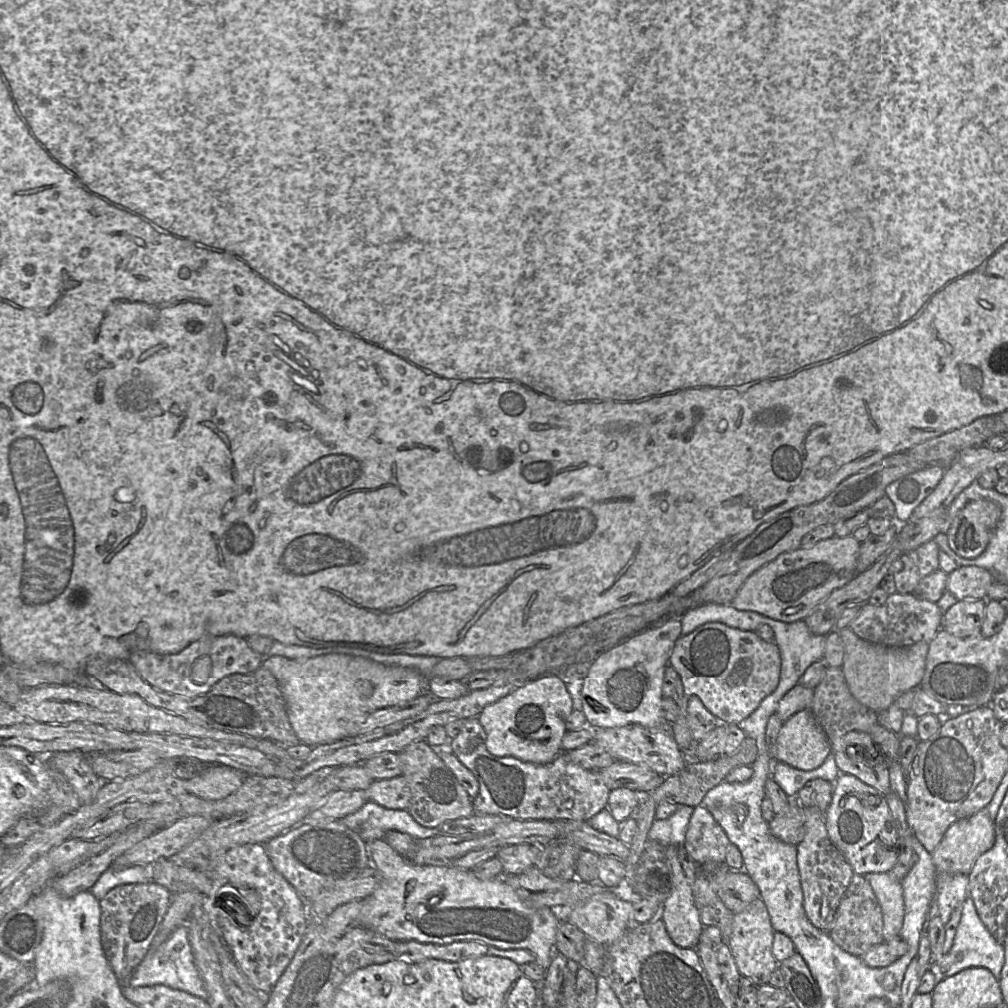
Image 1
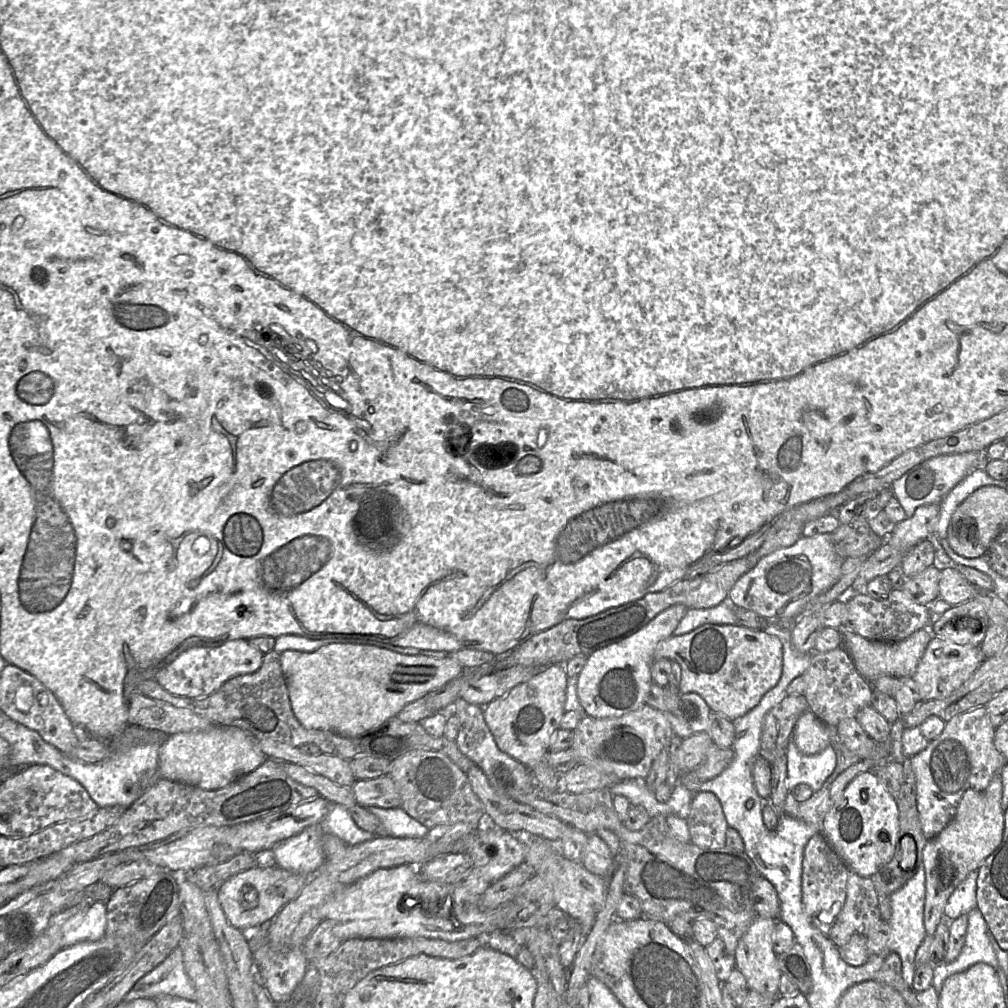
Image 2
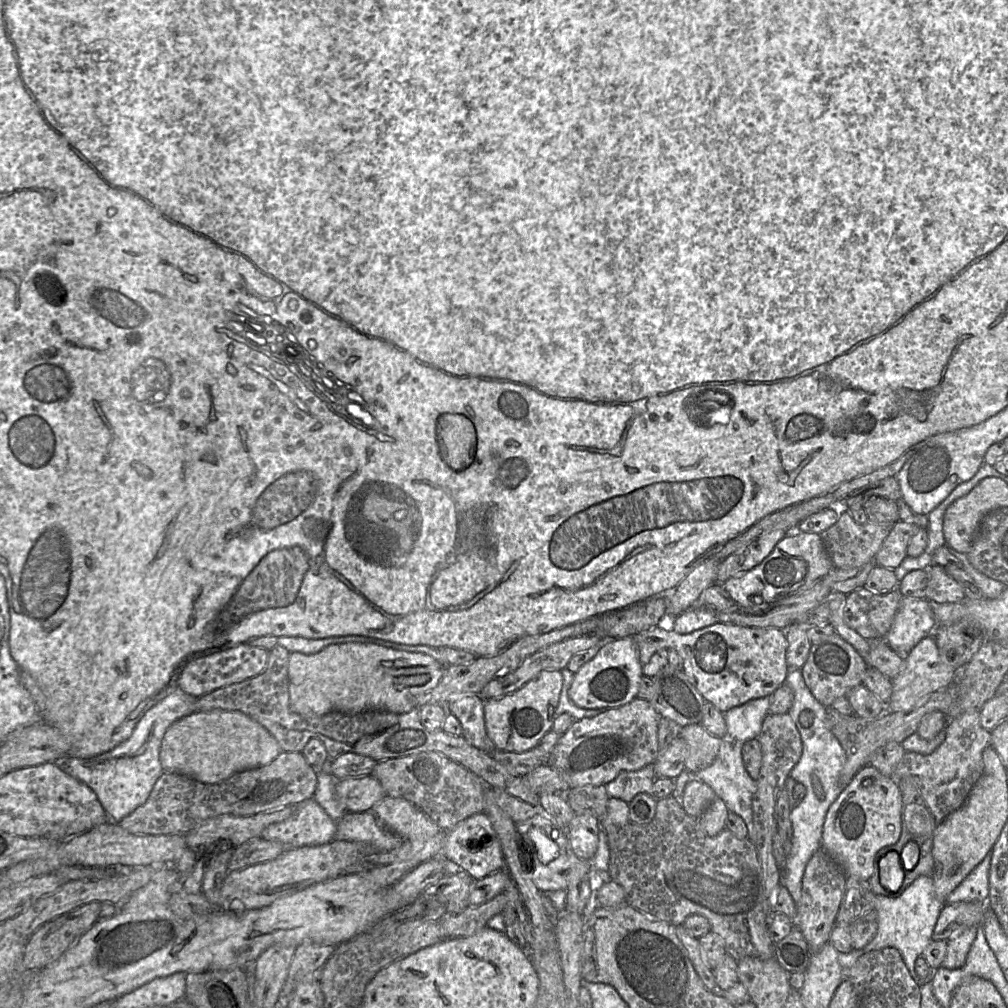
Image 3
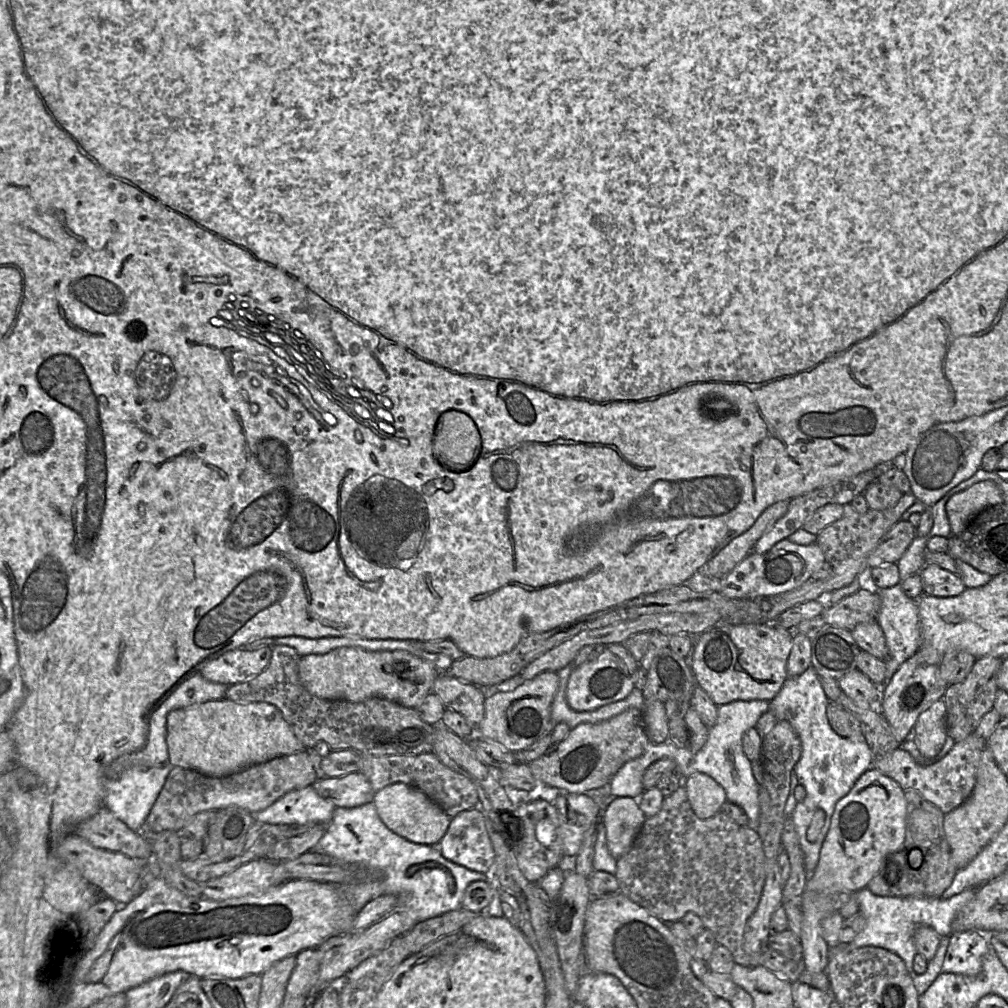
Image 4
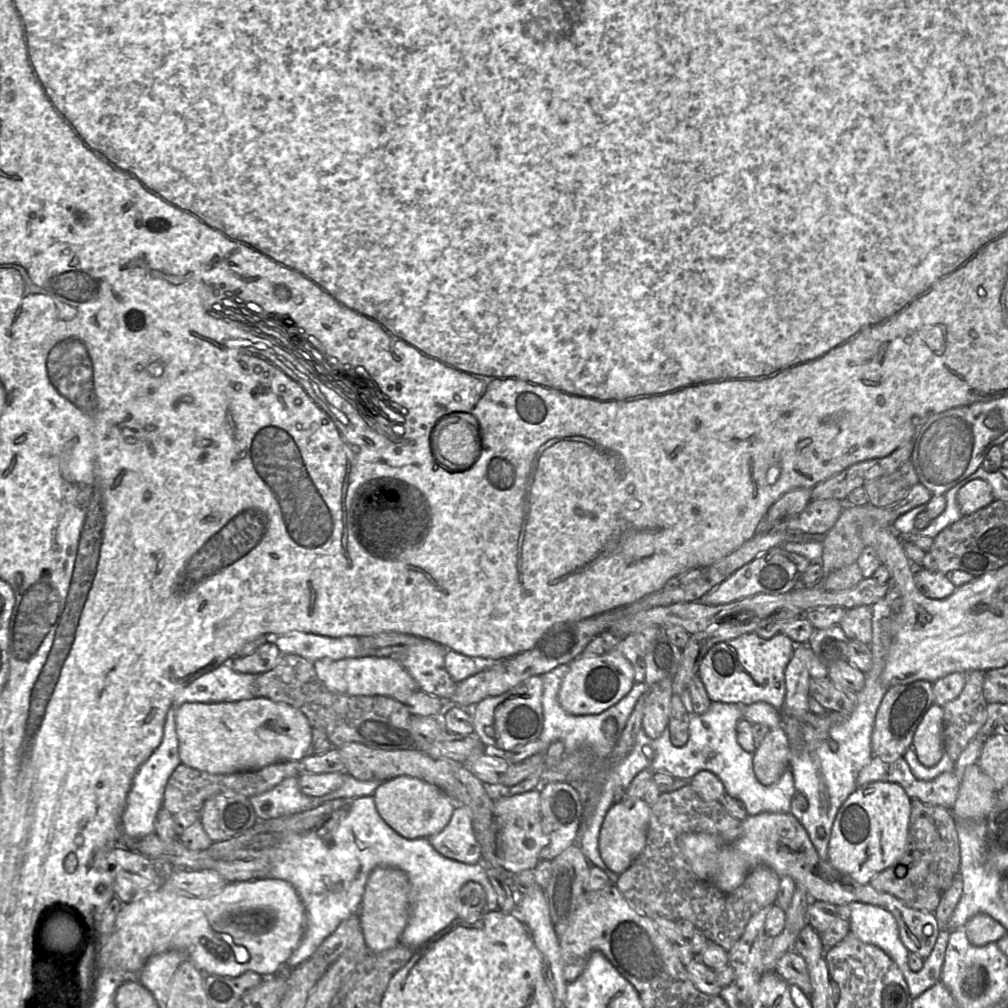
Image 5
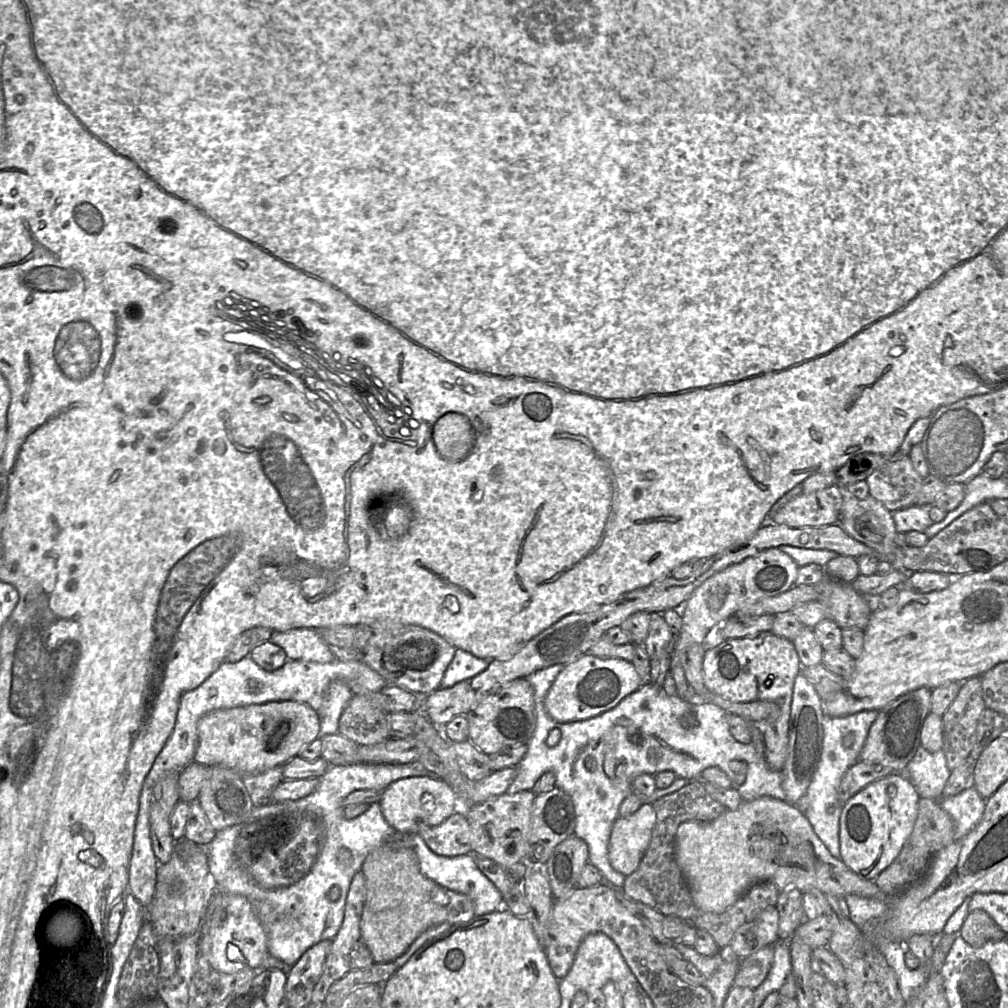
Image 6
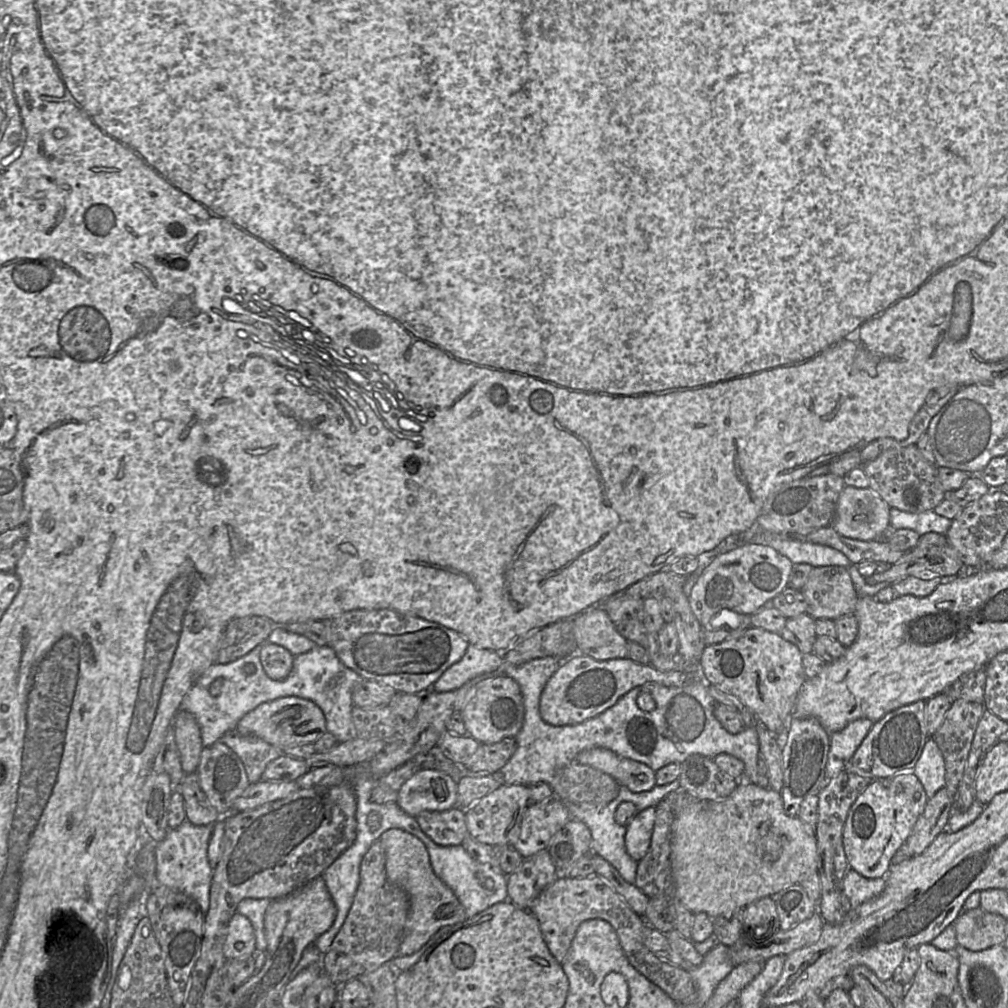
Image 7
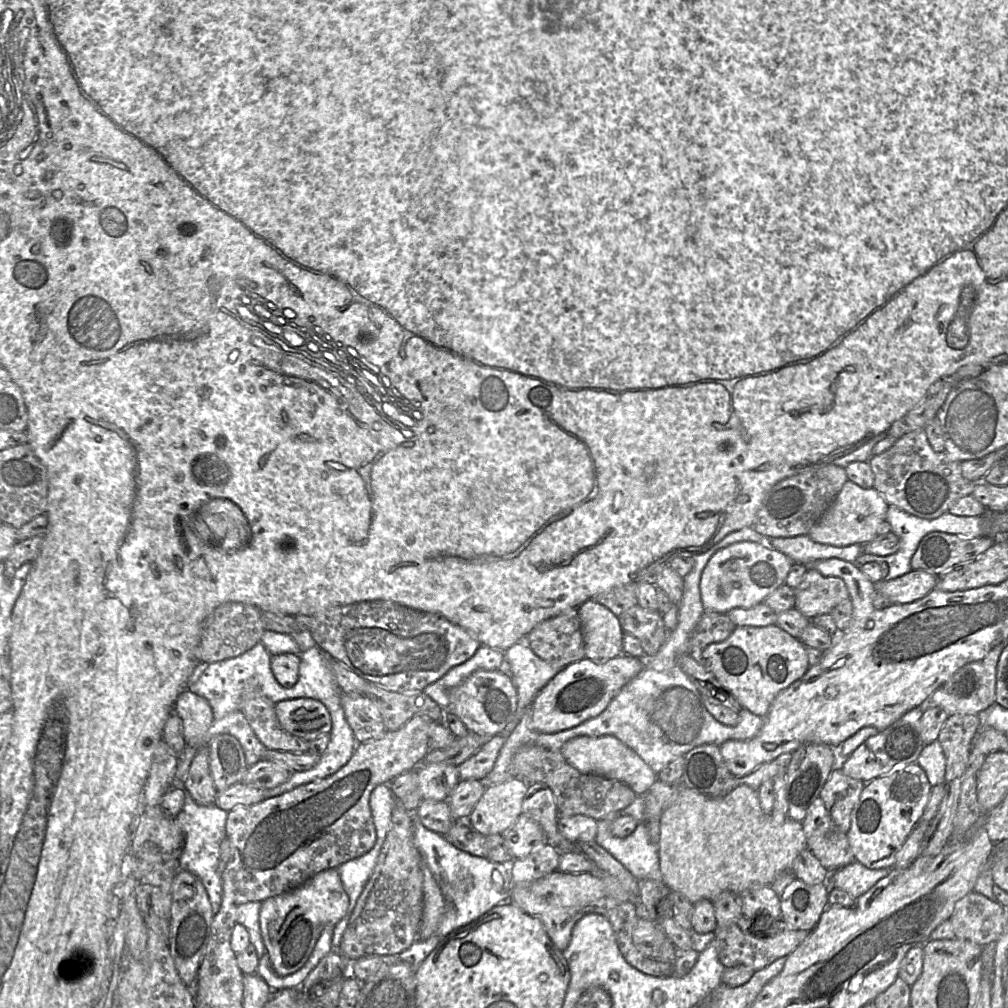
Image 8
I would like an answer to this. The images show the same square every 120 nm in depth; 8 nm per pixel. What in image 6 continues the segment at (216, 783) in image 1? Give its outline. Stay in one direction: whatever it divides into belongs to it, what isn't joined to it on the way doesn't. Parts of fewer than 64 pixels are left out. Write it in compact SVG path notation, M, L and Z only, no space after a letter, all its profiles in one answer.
M274 701L215 709L198 721L197 747L193 761L208 767L226 767L240 774L256 774L282 767L296 757L304 746L318 739L319 731L317 712L296 701Z

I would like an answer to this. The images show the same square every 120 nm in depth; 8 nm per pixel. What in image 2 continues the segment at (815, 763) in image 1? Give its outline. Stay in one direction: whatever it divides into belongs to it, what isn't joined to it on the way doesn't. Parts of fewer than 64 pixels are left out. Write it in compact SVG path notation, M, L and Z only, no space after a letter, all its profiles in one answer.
M810 710L796 721L792 741L804 755L815 755L831 745L828 727Z

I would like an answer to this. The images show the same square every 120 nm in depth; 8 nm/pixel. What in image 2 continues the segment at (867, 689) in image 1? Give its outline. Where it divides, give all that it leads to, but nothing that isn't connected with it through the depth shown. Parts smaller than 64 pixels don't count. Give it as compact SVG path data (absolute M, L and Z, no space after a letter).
M844 627L839 630L842 634L842 646L849 653L857 671L869 682L873 682L882 676L912 677L932 639L929 628L918 630L898 642L871 641Z

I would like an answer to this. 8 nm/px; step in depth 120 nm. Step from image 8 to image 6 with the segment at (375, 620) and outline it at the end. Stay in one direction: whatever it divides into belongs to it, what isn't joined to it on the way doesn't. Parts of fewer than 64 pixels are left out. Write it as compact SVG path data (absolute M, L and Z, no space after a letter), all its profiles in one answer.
M368 625L368 639L361 648L360 661L377 672L386 685L395 686L418 696L427 696L440 688L445 670L456 648L433 631L416 625Z

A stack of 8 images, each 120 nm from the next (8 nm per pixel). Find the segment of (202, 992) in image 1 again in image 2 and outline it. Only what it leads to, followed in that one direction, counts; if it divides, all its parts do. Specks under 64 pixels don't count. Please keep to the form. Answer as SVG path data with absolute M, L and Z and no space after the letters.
M180 945L158 966L140 978L124 997L124 1002L143 998L171 995L196 1001L195 988L184 967Z

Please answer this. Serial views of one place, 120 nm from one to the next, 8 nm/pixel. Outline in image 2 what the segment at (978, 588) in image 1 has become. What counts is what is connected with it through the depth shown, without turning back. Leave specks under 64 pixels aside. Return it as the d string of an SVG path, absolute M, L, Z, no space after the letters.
M954 568L941 570L939 598L955 606L974 597L975 586Z

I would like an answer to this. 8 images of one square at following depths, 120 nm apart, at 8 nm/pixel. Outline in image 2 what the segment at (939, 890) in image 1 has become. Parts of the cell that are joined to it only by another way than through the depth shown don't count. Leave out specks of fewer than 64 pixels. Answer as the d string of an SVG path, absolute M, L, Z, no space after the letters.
M972 871L950 895L944 909L944 917L952 921L977 908L976 887L978 871Z

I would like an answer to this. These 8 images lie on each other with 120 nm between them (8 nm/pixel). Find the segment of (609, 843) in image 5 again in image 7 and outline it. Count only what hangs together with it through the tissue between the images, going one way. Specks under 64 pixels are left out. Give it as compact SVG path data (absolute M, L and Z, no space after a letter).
M656 808L637 812L626 825L625 848L631 858L640 861L647 853L655 824Z

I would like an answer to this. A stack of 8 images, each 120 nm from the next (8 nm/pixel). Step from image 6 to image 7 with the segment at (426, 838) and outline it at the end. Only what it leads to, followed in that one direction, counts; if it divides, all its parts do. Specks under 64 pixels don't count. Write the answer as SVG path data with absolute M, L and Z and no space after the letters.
M454 806L446 811L423 811L417 817L421 830L440 846L461 845L468 836L464 810Z

